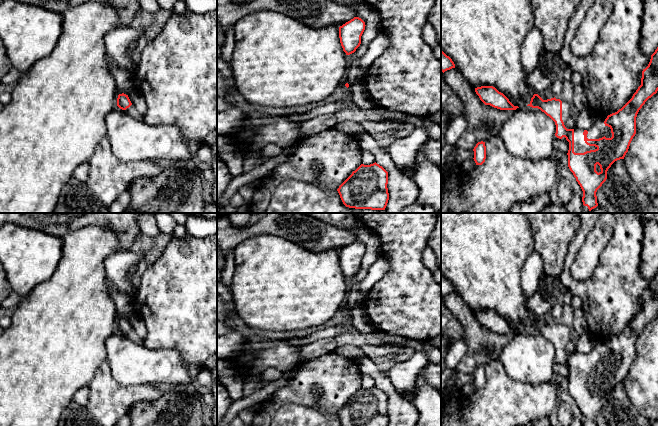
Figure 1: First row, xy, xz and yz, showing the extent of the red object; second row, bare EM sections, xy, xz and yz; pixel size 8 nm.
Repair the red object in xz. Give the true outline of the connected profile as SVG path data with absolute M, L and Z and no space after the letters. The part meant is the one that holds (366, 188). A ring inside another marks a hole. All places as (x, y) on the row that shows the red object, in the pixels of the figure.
M376 162L361 164L337 189L349 208L385 210L388 200L388 172Z

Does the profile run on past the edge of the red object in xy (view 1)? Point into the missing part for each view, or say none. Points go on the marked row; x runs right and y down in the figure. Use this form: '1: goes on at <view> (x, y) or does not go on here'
1: does not go on here

